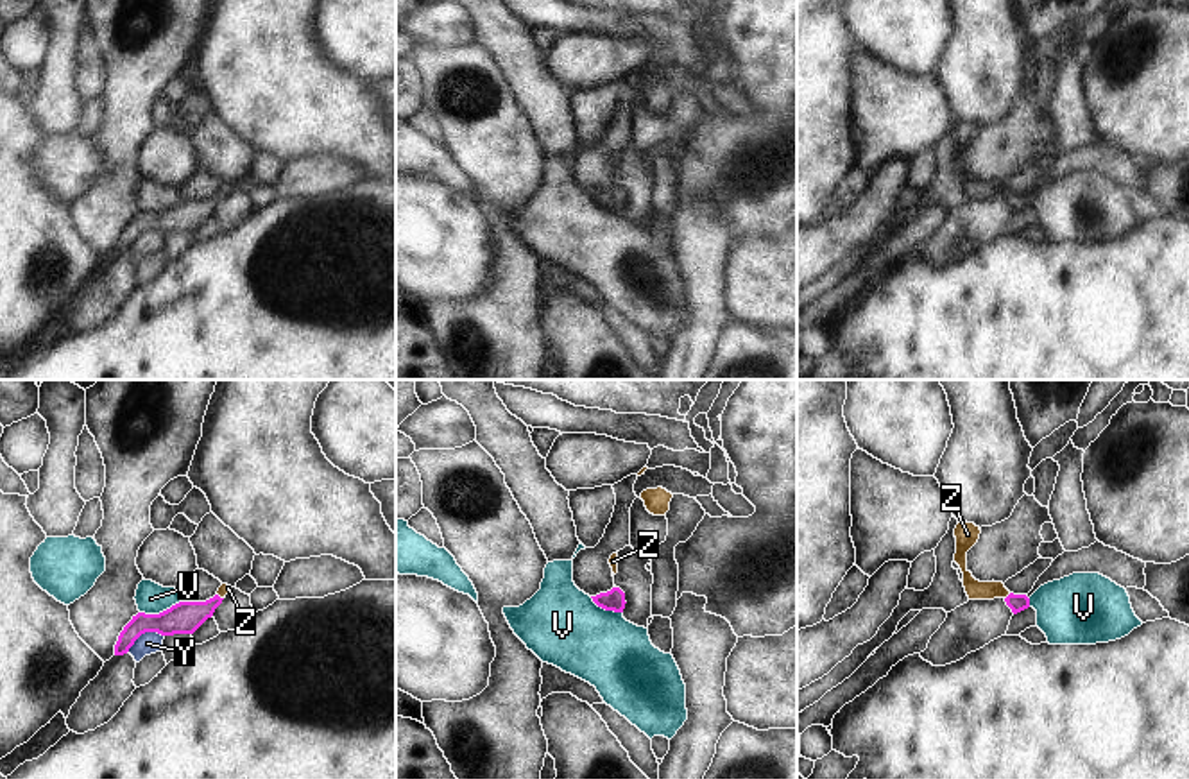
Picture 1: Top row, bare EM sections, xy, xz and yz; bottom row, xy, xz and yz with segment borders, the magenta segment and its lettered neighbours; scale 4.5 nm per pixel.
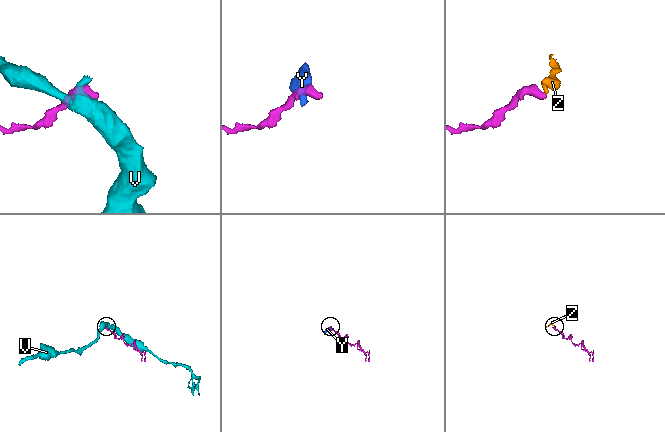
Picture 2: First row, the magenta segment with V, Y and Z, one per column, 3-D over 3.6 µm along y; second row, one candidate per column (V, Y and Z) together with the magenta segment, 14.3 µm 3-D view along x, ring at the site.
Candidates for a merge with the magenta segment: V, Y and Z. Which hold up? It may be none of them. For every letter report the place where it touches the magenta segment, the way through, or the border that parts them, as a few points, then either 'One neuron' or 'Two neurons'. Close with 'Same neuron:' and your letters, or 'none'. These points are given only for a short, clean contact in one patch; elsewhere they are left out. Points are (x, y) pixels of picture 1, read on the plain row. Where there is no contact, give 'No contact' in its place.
V: Touches magenta at xy (160, 212). Boundary: xy (181, 199), (158, 212), (140, 212). Two neurons
Y: Touches magenta at xy (144, 231). Boundary: xy (163, 233), (144, 231), (128, 249). Two neurons
Z: Touches magenta at yz (1007, 196). Path across: yz (1016, 201), (1007, 196), (998, 188), (975, 188). One neuron
Same neuron: Z

